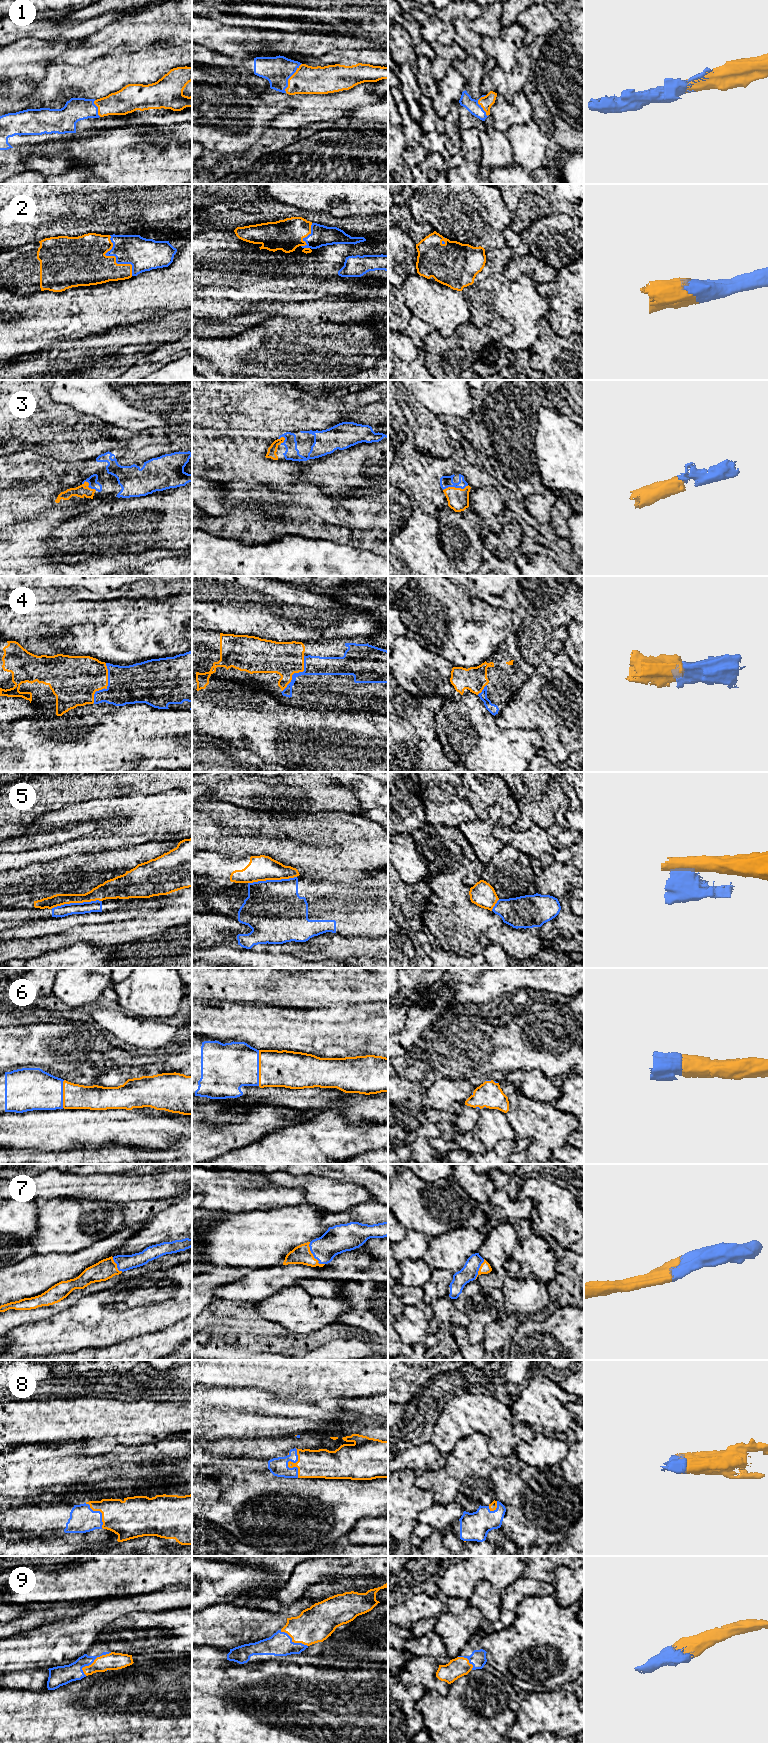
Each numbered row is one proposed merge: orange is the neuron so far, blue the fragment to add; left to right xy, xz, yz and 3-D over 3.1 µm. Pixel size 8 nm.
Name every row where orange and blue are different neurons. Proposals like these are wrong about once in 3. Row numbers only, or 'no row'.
5

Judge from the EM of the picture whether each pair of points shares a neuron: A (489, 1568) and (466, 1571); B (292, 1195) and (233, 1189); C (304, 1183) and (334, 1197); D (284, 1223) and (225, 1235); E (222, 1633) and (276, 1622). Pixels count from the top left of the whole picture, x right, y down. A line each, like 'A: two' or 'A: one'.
A: one
B: one
C: one
D: one
E: one

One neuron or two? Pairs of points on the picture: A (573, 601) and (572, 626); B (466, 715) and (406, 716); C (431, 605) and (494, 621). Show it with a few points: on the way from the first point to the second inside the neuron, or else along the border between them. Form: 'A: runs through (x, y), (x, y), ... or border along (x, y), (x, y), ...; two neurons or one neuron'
A: border along (573, 619), (565, 625); two neurons
B: border along (446, 699), (435, 715), (435, 732), (438, 739); two neurons
C: runs through (447, 621), (478, 621); one neuron

